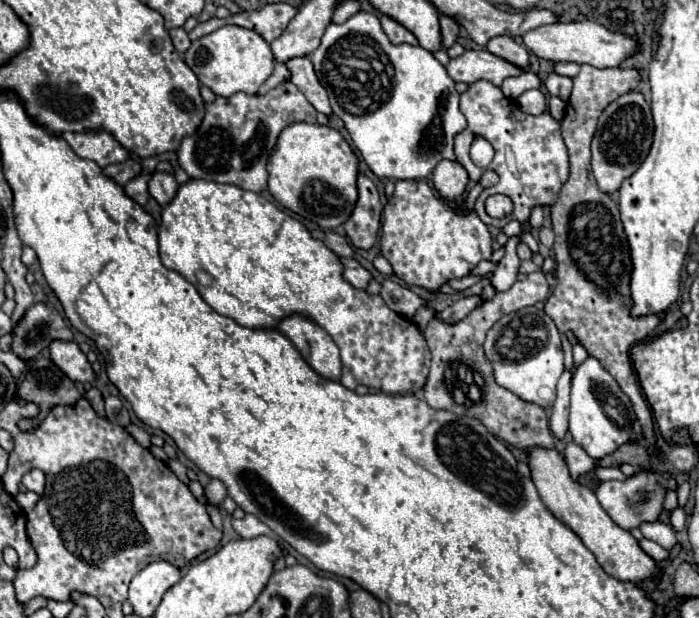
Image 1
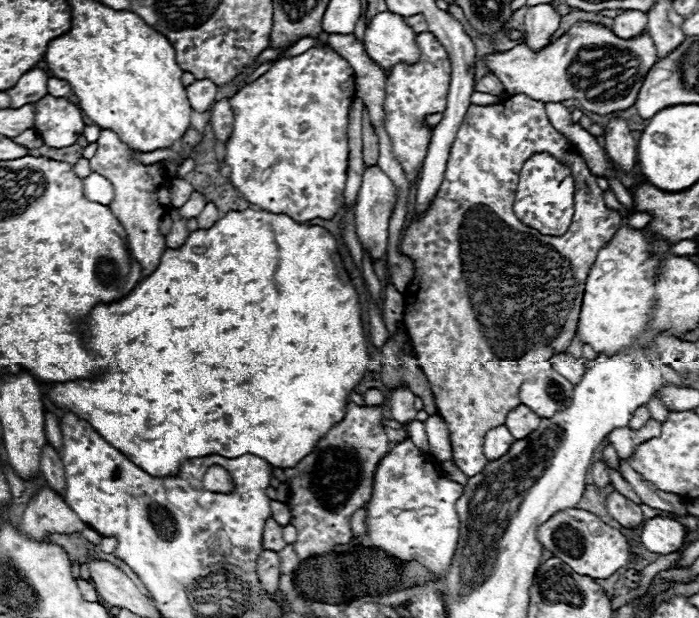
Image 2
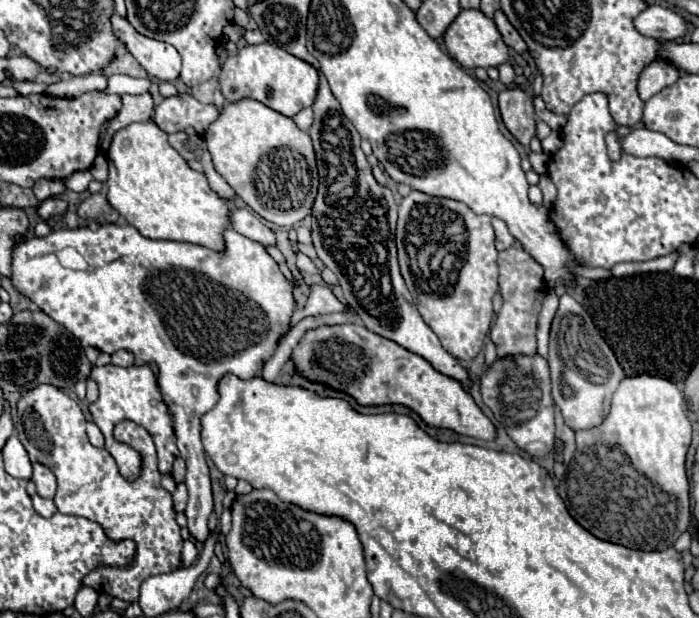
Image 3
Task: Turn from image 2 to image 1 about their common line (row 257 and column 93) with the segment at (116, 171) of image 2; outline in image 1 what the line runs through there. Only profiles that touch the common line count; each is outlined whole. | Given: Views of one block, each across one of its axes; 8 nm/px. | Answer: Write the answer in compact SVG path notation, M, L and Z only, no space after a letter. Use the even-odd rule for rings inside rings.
M60 132L54 136L66 140L80 158L92 160L100 168L130 158L130 152L110 132Z

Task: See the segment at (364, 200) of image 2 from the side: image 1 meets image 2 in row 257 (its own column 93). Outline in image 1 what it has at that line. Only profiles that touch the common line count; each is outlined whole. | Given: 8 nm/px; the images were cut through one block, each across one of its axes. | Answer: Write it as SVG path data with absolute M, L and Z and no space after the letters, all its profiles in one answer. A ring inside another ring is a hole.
M60 340L52 342L50 358L74 382L90 382L90 384L96 382L96 374L90 366L86 354L78 348L76 342L60 342Z

